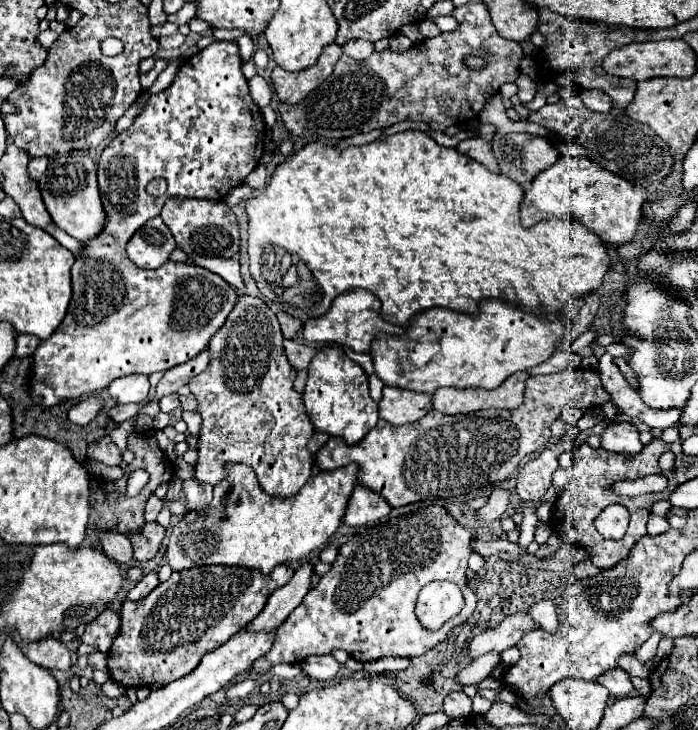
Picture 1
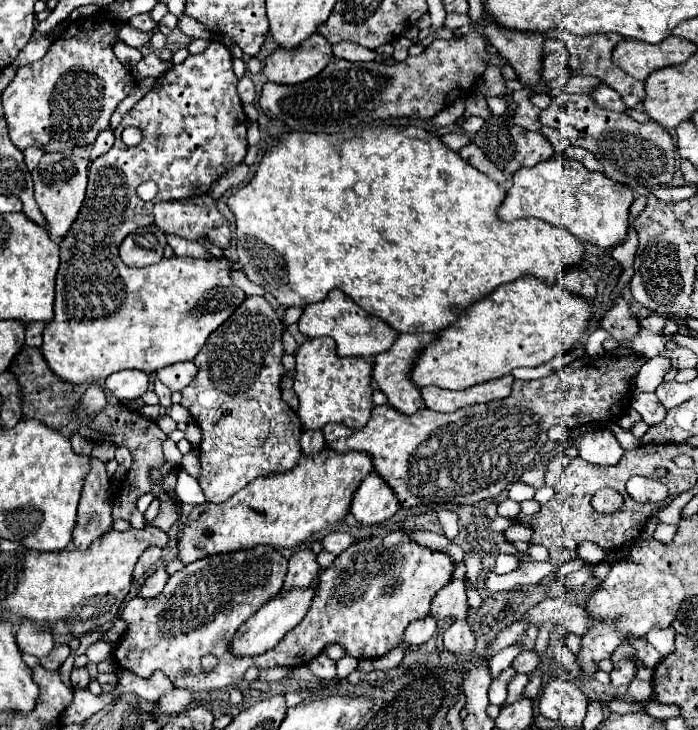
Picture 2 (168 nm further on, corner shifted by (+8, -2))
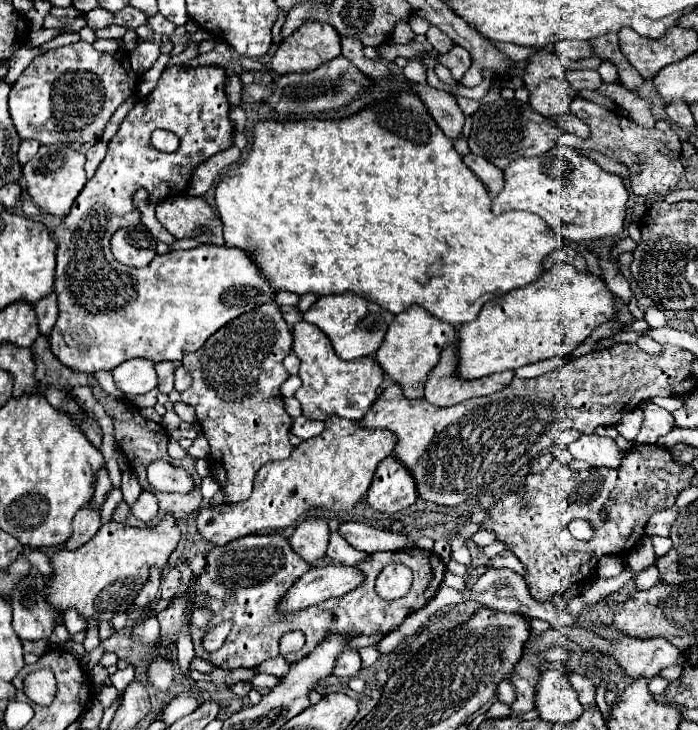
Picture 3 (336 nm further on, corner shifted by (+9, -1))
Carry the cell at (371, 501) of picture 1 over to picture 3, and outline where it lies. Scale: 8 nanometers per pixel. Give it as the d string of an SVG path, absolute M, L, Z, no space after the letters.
M385 458L373 478L367 492L367 504L377 512L399 512L415 504L419 498L415 490L415 480L407 474L407 468L395 458Z

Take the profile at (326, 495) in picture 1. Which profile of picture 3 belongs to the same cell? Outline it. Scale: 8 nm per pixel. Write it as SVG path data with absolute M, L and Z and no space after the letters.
M331 416L319 436L295 446L287 460L267 462L257 472L251 498L239 504L203 508L197 516L197 530L211 544L223 546L247 534L289 528L309 508L349 510L367 494L377 464L387 458L393 448L395 434L389 434L389 430L367 430L359 426L359 422Z

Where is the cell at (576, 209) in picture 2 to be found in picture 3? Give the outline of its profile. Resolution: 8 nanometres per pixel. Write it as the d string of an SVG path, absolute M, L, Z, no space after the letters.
M555 146L535 158L517 158L505 168L505 188L493 200L493 214L527 210L539 214L567 240L619 236L625 224L629 190L617 174L605 172L595 160L567 146Z

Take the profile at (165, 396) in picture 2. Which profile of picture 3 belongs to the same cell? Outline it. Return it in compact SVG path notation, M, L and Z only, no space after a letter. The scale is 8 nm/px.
M159 362L157 366L157 374L159 374L159 390L169 394L173 390L173 372L175 372L175 364L173 362Z

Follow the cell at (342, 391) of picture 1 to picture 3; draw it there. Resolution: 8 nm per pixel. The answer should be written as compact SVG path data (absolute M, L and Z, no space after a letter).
M305 320L293 326L293 352L301 360L299 378L301 388L295 392L295 398L301 402L303 416L311 420L327 420L329 416L337 414L349 420L361 420L371 404L377 398L377 388L383 382L383 370L373 358L355 358L355 360L341 360L331 340L315 326Z

